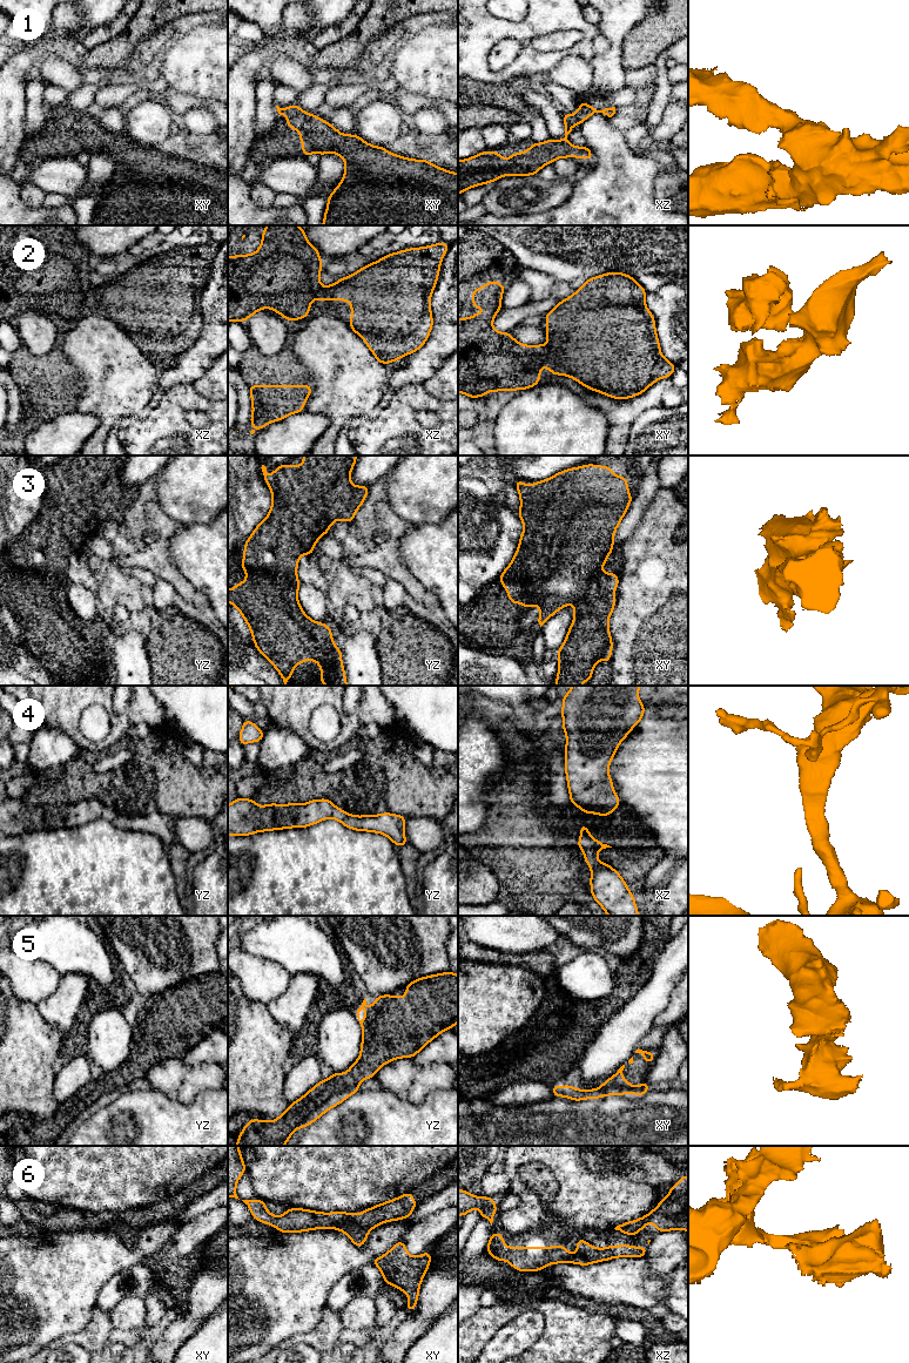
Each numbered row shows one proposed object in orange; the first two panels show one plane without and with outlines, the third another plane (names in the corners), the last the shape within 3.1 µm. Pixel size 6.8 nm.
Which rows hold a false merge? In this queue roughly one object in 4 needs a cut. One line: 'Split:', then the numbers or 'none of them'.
Split: none of them

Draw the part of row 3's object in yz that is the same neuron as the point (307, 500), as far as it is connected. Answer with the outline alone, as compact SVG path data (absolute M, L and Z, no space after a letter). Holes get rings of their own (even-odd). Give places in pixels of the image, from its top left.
M303 456L303 466L281 465L275 473L267 474L262 465L265 484L272 494L272 505L264 520L262 520L244 544L244 556L241 567L245 571L247 580L237 582L236 587L228 589L228 601L238 609L248 623L257 650L265 656L283 677L284 686L291 679L295 667L302 661L314 660L319 664L321 684L348 686L342 649L338 649L326 623L312 621L302 609L297 594L301 582L297 578L298 559L303 554L314 554L318 539L329 532L335 520L354 521L356 511L363 505L370 486L354 486L350 473L357 456Z

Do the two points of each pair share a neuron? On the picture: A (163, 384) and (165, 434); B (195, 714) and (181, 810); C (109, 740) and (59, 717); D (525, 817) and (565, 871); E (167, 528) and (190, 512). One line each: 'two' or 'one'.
A: two
B: two
C: one
D: one
E: two

